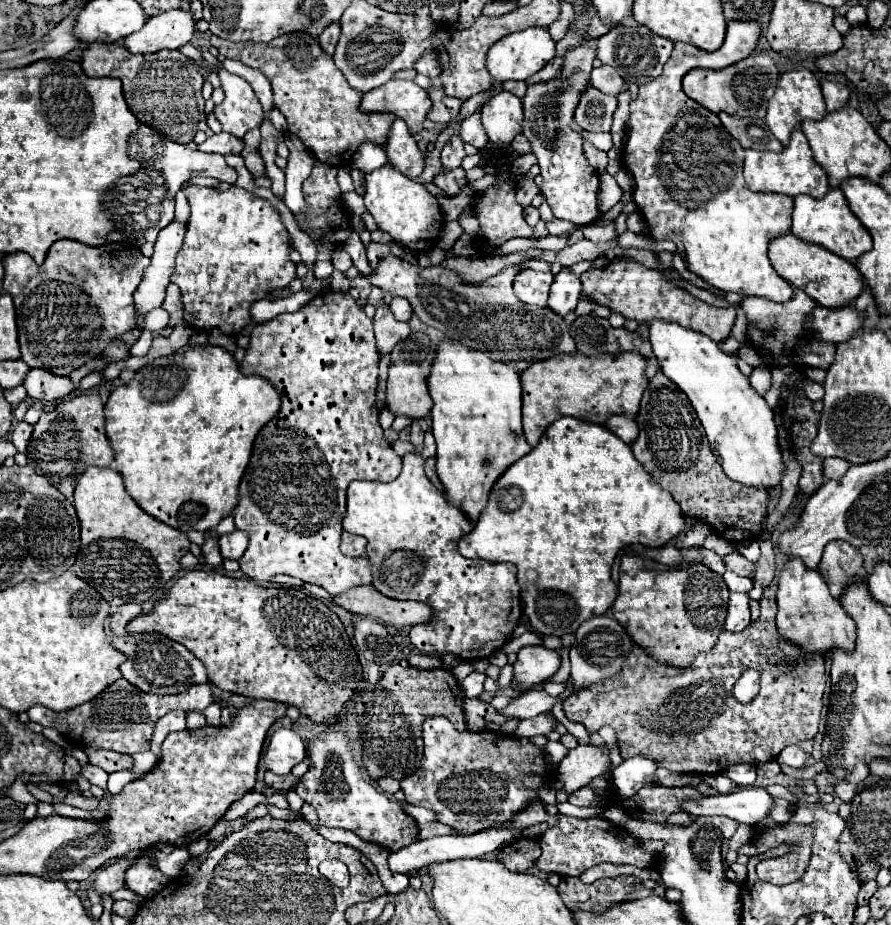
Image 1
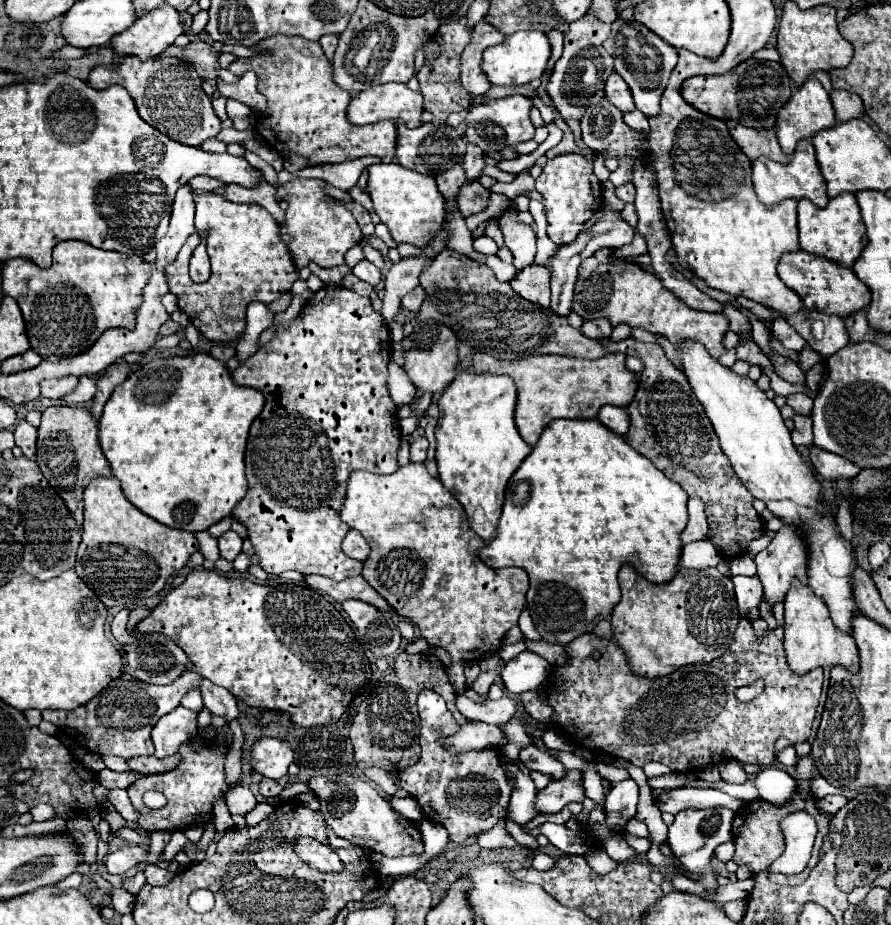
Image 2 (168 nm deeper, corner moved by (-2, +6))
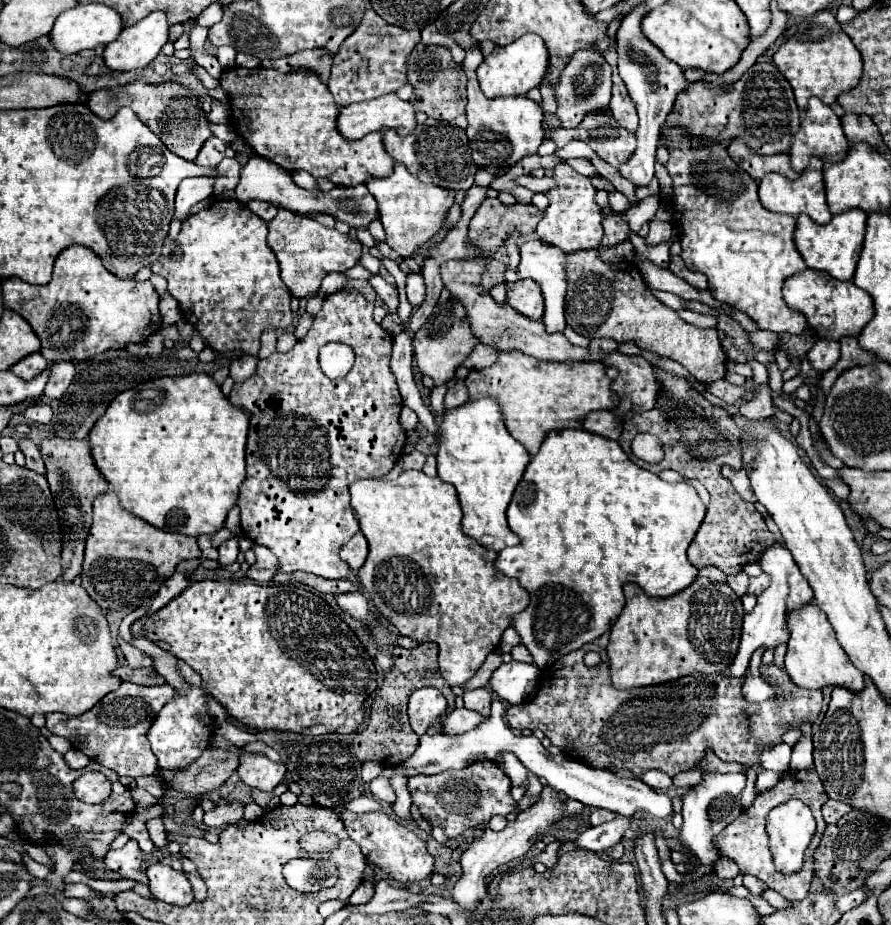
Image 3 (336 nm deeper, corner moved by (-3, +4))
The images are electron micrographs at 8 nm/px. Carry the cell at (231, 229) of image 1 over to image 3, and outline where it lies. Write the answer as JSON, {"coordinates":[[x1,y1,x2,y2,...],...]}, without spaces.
{"coordinates":[[215,200,209,208,183,222,177,244,183,248,183,258,169,258,163,262,159,274,169,282,169,294,179,302,185,320,199,330,209,348,217,352,243,350,245,354,257,354,259,338,265,330,287,330,291,326,291,294,279,276,277,258,267,246,267,222,247,210,247,204,239,200]]}

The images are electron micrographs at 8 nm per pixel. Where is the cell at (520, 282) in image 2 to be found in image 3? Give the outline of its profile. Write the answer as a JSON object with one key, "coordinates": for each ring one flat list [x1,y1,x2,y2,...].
{"coordinates":[[535,280,507,282,507,302,513,306,513,310,531,320,543,318,543,296]]}

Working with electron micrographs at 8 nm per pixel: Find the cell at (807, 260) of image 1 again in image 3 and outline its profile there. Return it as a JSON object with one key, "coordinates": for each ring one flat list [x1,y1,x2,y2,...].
{"coordinates":[[809,268,799,276,791,276,785,282,783,298,791,310,807,318,809,326,815,330,819,338,827,338,835,342,839,342,847,334,857,336,875,314,873,298,865,290,857,288,853,282,839,282,825,272,815,272]]}

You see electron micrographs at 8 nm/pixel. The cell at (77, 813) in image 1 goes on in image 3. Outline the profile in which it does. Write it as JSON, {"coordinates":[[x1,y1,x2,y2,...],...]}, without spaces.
{"coordinates":[[185,874,193,887,193,895,196,901,202,902,207,897,207,887,204,880,196,874]]}

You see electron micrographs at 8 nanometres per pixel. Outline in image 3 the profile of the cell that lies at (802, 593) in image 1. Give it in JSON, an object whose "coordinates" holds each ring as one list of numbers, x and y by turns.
{"coordinates":[[807,604,801,610,793,612,789,616,789,630,791,638,787,644,787,656,785,656,785,668,789,678,799,686,807,690,823,690,827,686,839,686,847,688,851,692,863,690,863,672,859,672,853,662,847,658,845,650,839,646,835,632,827,620,827,616,815,606]]}

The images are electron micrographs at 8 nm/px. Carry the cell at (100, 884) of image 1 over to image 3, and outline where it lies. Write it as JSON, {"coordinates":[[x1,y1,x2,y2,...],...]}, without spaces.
{"coordinates":[[130,839,119,850,109,850,105,856,107,868,119,872,123,878,136,880,147,885,148,878,145,873,140,871,141,862,143,862,143,852,139,850,135,839]]}

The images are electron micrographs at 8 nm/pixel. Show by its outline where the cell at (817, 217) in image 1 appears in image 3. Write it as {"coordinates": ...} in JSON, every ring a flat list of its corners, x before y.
{"coordinates":[[849,210,839,216,833,216,833,220,825,226,815,224,807,214,801,214,797,218,797,230,793,242,809,268,823,270,831,274,835,280,845,282,851,280,855,274,855,266,863,248,865,228,867,228,867,214,863,210]]}

